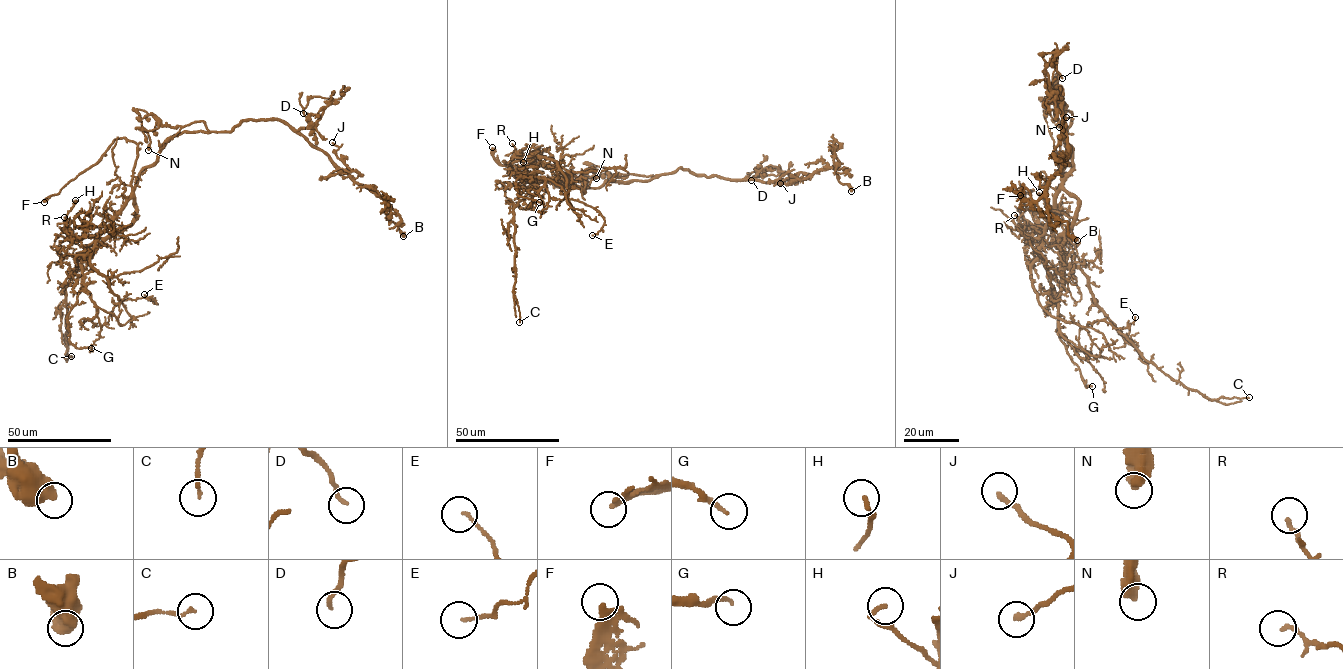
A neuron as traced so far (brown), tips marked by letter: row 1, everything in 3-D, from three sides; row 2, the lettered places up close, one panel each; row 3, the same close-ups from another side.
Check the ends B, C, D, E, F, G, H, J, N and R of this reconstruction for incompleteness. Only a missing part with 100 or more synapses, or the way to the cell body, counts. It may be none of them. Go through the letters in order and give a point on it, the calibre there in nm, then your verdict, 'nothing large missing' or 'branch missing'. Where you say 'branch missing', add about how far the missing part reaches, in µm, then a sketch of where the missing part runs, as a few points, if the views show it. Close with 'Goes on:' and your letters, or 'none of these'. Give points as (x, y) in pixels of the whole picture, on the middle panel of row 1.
B: at (851, 191); 550 nm thick; nothing large missing
C: at (519, 322); 140 nm thick; nothing large missing
D: at (751, 180); 150 nm thick; nothing large missing
E: at (592, 235); 110 nm thick; nothing large missing
F: at (492, 147); 240 nm thick; branch missing; about 40 µm are missing; missing branch runs (492, 147), (497, 128), (489, 120), (494, 112), (489, 97)
G: at (539, 202); 150 nm thick; nothing large missing
H: at (523, 162); 180 nm thick; nothing large missing
J: at (780, 183); 190 nm thick; nothing large missing
N: at (596, 178); 480 nm thick; nothing large missing
R: at (512, 143); 150 nm thick; nothing large missing
Goes on: F

